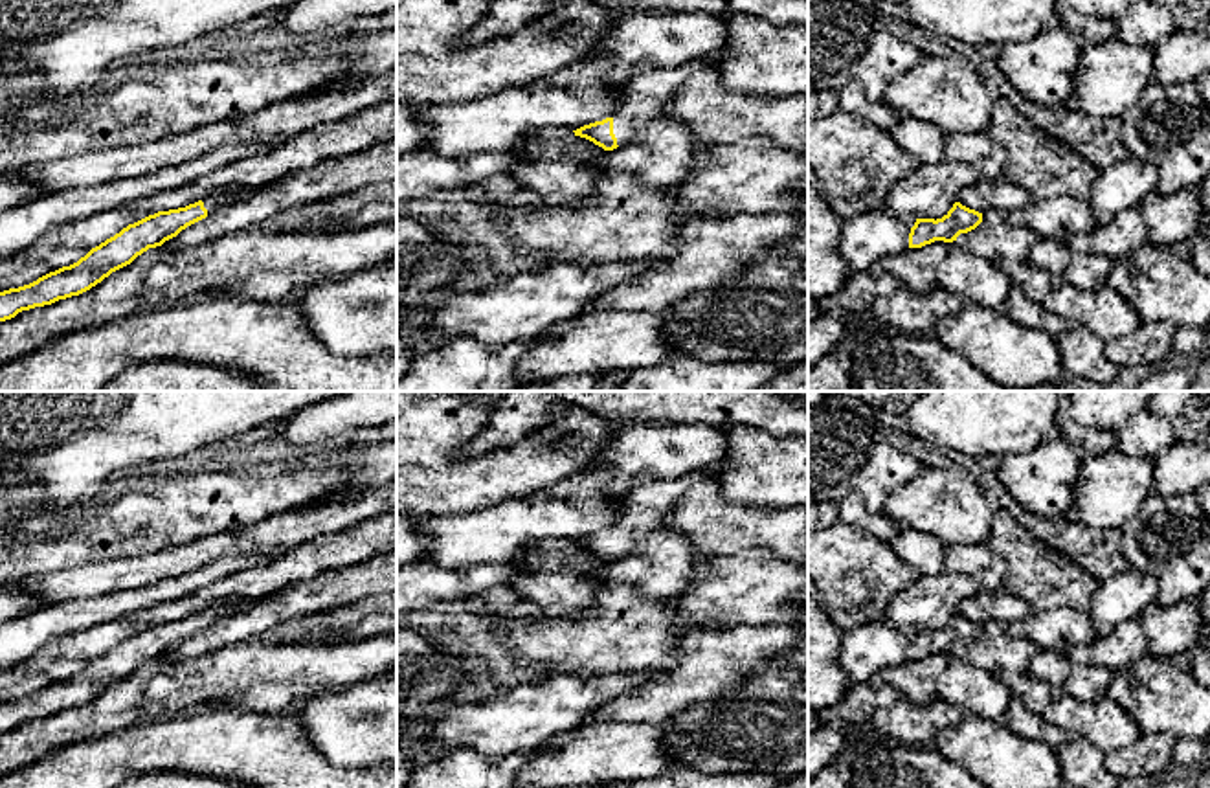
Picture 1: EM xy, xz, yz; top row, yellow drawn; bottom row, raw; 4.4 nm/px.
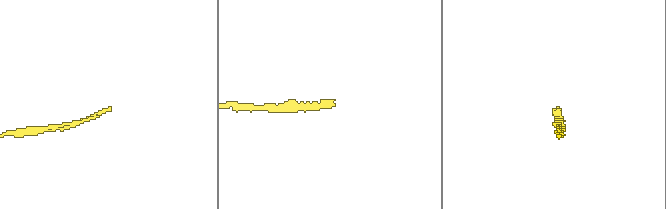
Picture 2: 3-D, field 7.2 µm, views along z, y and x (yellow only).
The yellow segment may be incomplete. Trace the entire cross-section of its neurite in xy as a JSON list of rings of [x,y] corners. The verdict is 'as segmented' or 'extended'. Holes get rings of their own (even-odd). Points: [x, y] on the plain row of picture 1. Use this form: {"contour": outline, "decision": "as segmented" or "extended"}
{"contour": [[[255,602],[213,604],[185,619],[158,623],[129,636],[114,648],[92,659],[77,674],[50,683],[29,696],[0,704],[0,733],[11,731],[22,722],[51,716],[90,702],[149,659],[162,658],[187,637]]], "decision": "extended"}

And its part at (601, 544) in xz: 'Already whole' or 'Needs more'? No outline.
Needs more

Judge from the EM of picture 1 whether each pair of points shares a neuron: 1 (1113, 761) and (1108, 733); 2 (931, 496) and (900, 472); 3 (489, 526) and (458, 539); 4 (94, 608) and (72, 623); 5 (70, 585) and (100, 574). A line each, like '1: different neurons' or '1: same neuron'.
1: different neurons
2: different neurons
3: same neuron
4: same neuron
5: same neuron

